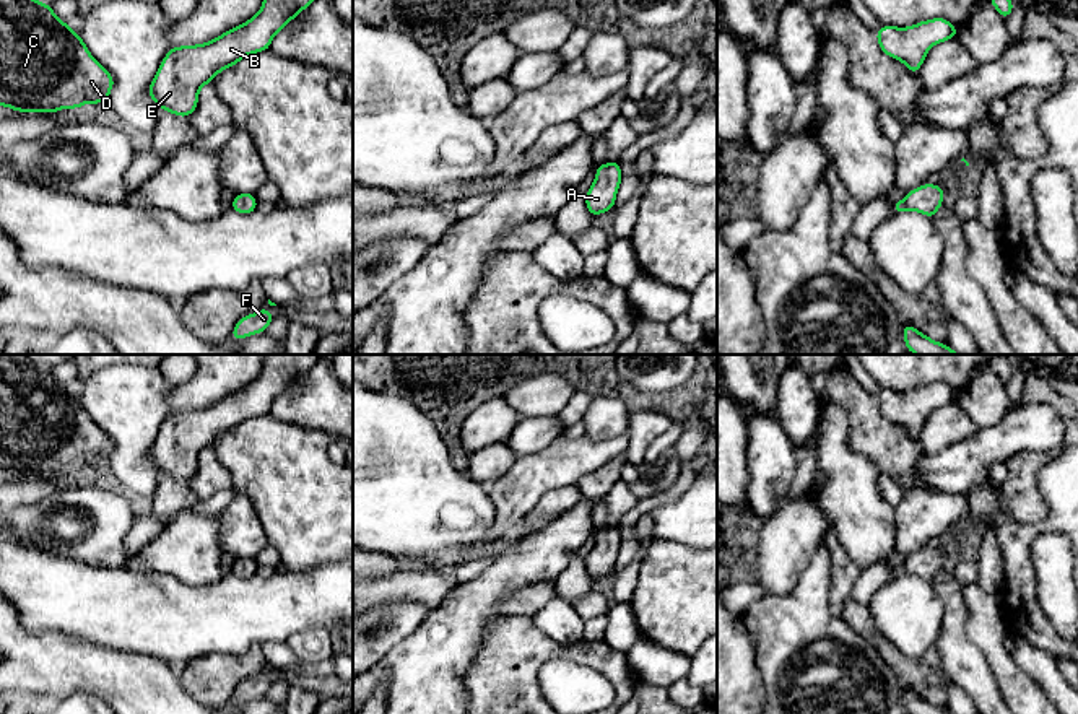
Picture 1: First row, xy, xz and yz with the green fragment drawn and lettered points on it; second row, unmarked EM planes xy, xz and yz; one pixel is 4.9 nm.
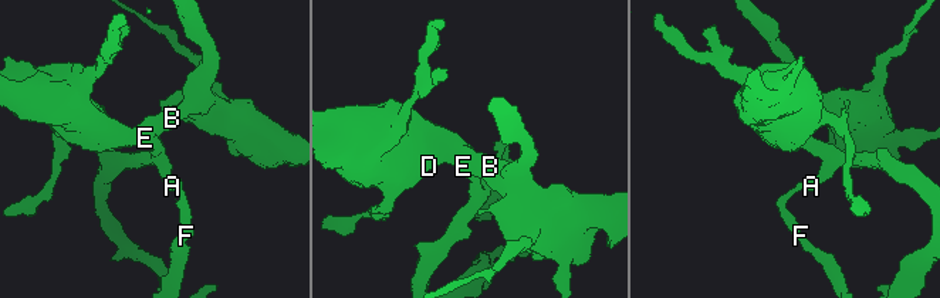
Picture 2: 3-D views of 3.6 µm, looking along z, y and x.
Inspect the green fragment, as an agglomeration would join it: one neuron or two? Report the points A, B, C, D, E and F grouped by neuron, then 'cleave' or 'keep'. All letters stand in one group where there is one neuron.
A B C D E F | keep

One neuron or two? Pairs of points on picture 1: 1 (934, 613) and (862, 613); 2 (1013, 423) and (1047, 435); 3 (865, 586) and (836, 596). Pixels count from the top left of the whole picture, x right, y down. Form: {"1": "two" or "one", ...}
{"1": "two", "2": "one", "3": "two"}

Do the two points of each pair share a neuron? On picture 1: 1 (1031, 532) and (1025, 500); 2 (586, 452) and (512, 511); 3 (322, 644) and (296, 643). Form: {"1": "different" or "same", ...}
{"1": "different", "2": "same", "3": "same"}

